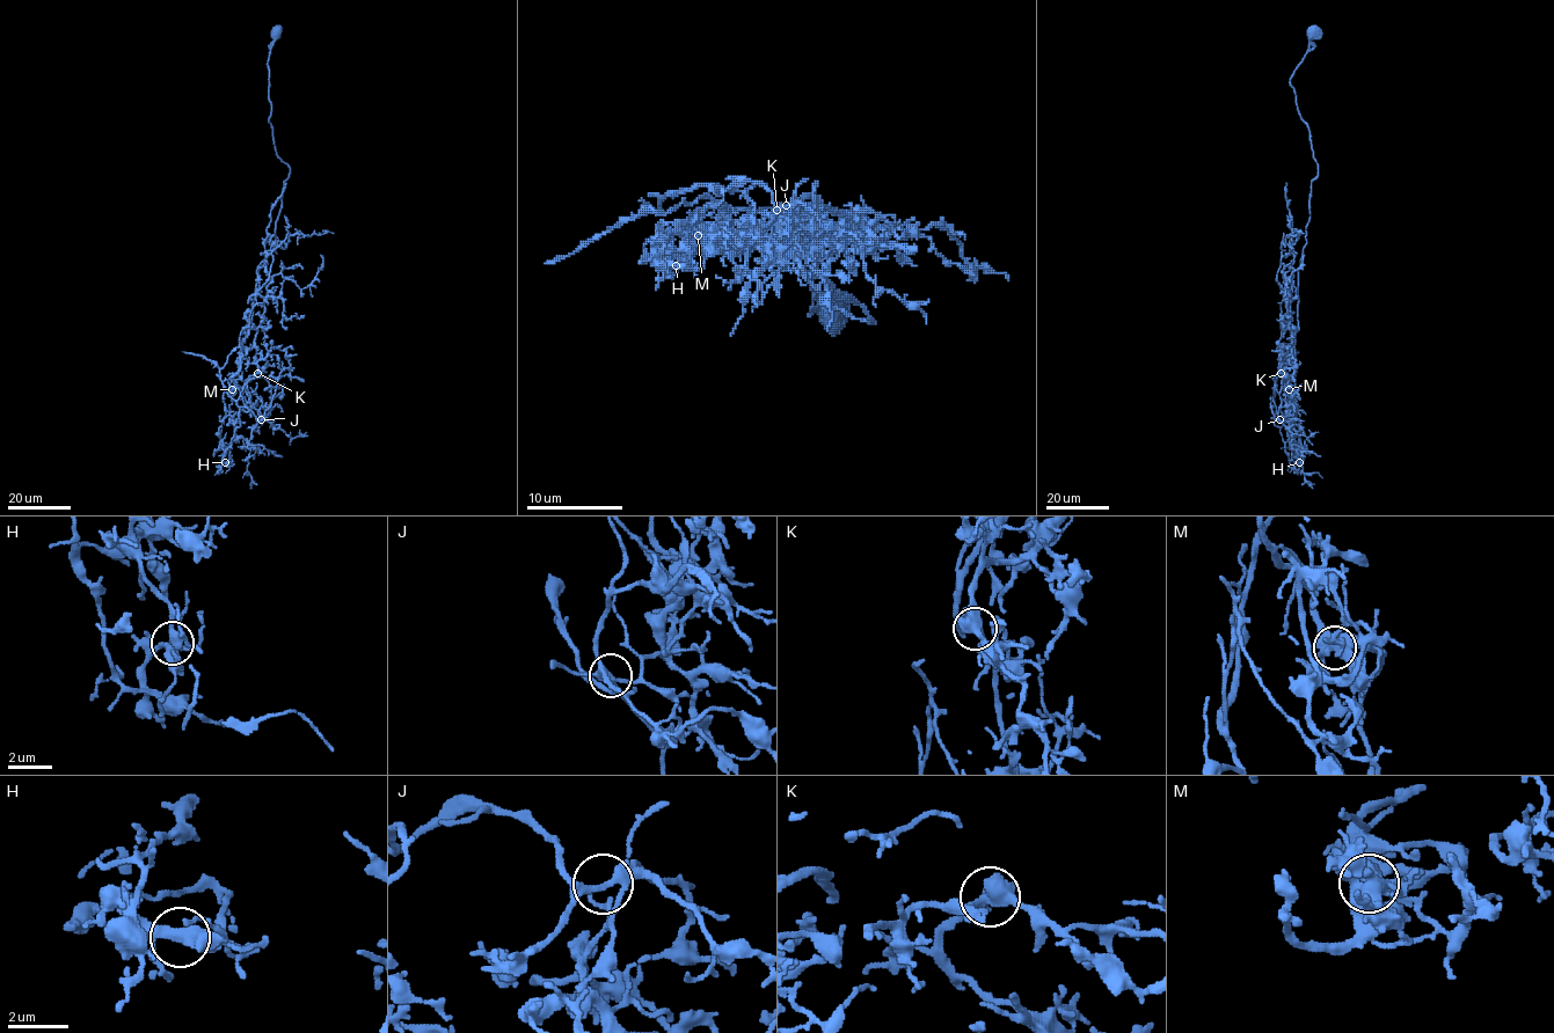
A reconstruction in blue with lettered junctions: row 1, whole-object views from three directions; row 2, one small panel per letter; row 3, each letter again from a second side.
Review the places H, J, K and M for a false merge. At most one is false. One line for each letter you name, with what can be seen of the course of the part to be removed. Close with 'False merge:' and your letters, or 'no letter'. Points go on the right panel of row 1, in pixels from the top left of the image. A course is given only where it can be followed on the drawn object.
M: (1289, 389), (1278, 372), (1278, 346), (1275, 418), (1286, 429), (1304, 473), (1322, 477)
False merge: M

